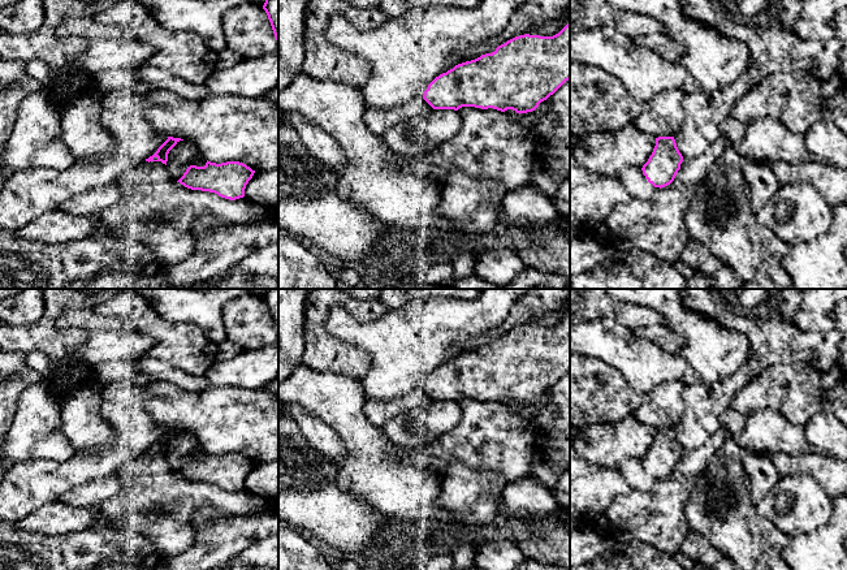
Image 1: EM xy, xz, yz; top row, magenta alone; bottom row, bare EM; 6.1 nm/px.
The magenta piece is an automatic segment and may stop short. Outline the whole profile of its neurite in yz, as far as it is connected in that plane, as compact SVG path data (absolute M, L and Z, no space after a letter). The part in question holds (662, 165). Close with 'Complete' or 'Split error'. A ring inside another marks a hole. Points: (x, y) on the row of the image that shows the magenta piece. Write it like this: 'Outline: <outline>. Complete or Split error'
Outline: M658 137L653 152L641 170L649 183L661 189L674 181L682 161L683 156L674 137Z. Complete

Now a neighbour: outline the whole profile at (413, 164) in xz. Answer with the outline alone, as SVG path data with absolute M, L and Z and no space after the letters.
M401 156L399 163L411 172L431 176L441 185L441 189L444 189L448 181L448 170L432 164L425 164L420 159Z

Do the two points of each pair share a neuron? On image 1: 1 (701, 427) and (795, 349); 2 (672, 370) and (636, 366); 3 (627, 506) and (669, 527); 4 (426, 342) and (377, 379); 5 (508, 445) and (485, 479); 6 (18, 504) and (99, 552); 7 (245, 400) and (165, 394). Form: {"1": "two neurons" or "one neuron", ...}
{"1": "one neuron", "2": "one neuron", "3": "one neuron", "4": "one neuron", "5": "two neurons", "6": "two neurons", "7": "one neuron"}

